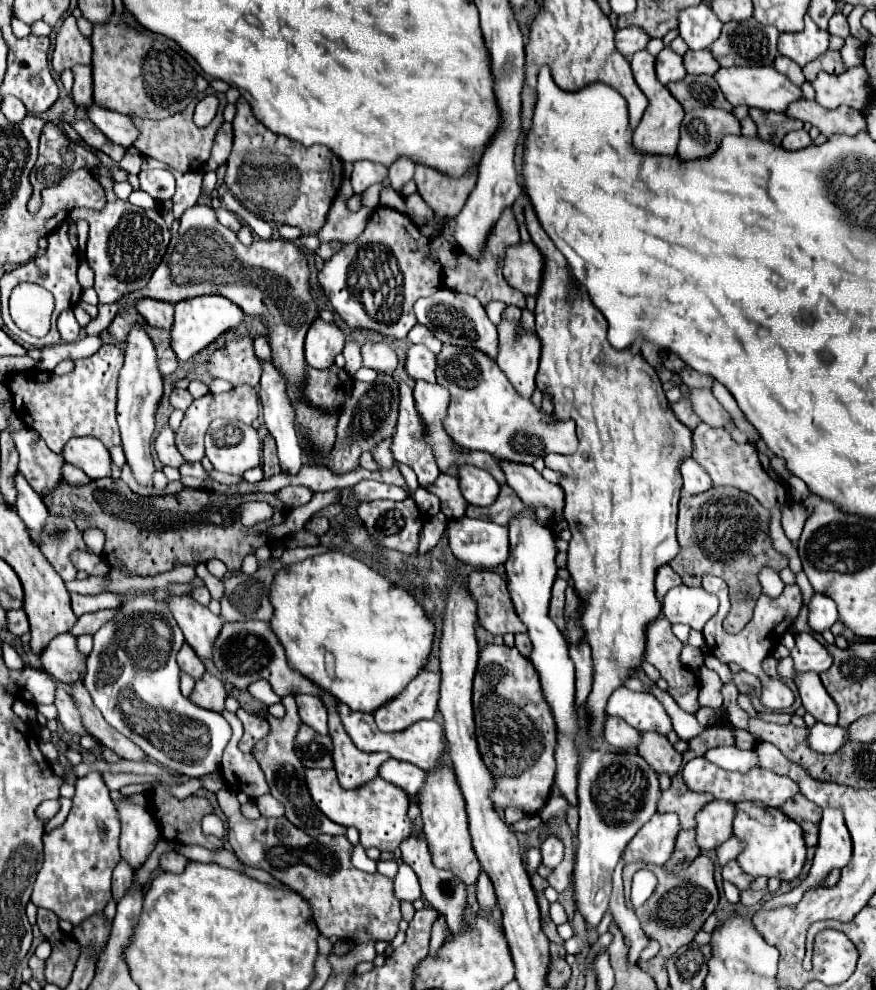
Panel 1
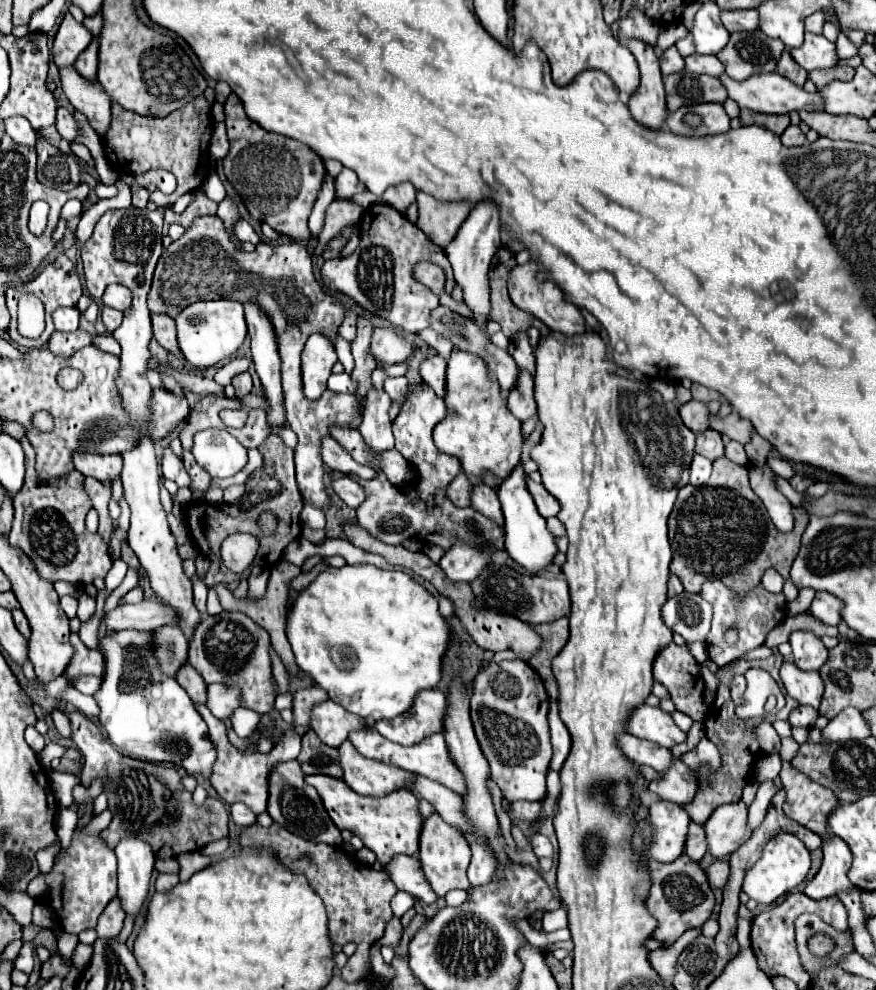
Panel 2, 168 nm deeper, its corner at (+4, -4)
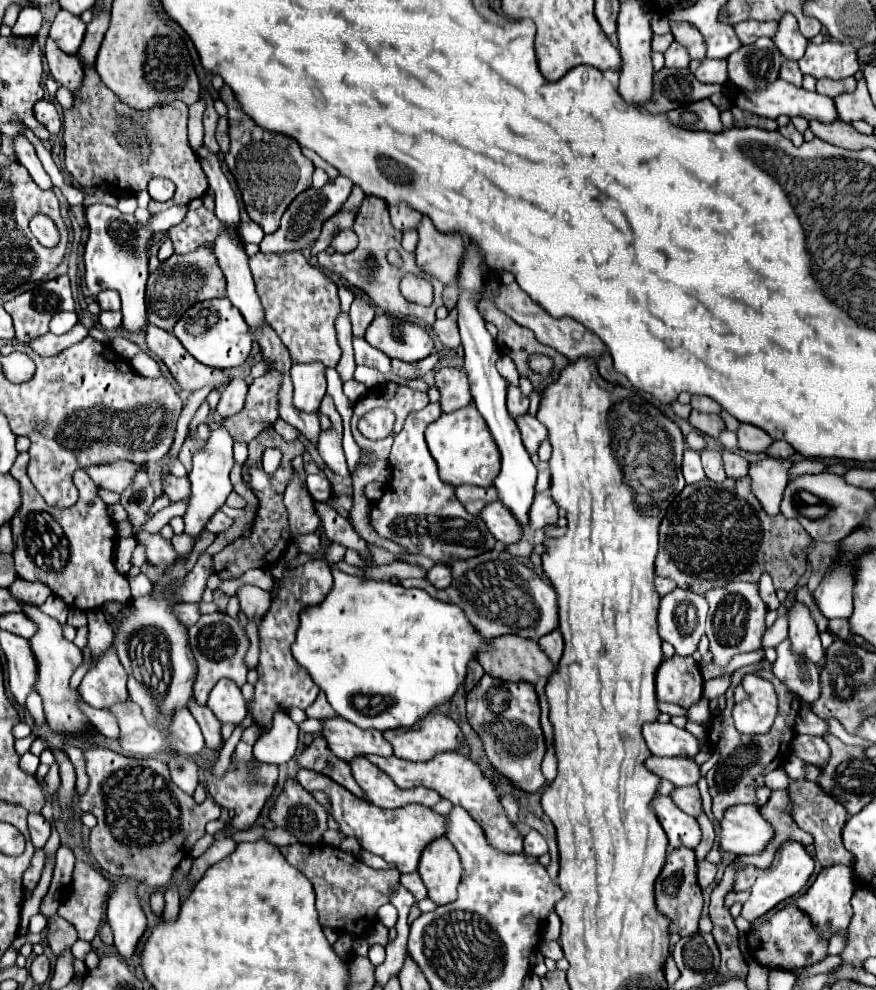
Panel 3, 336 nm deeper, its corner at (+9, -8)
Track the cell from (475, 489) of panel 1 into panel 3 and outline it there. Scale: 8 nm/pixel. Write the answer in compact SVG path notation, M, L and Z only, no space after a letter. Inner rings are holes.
M492 502L490 506L486 506L486 510L482 510L480 518L492 530L494 538L506 546L518 542L524 536L522 526L514 518L514 514L506 506L502 506L502 502Z

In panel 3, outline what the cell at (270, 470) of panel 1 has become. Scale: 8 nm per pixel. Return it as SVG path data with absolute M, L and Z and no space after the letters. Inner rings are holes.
M266 430L266 432L260 432L258 438L254 438L250 444L248 444L248 460L244 464L244 474L250 474L246 476L244 480L248 482L248 486L254 490L256 498L260 500L260 510L258 510L258 518L254 522L254 532L250 538L242 538L242 542L236 542L236 544L230 544L226 546L218 556L214 556L214 570L216 574L222 578L222 580L230 580L230 578L238 578L242 576L246 570L250 568L270 568L272 564L276 564L276 560L282 556L284 548L288 546L290 542L290 534L288 534L288 512L286 512L286 506L282 502L284 498L284 490L286 486L290 484L292 476L294 476L294 470L290 466L290 460L294 456L300 456L304 454L304 444L300 440L294 440L294 442L286 442L280 434L276 434L276 430ZM266 448L280 448L282 454L284 454L284 460L280 464L280 468L274 472L274 474L266 474L264 468L262 468L262 452Z

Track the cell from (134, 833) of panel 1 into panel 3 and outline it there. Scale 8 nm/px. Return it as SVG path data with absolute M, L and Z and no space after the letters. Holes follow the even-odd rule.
M116 884L108 900L106 922L114 932L114 948L122 958L132 958L138 940L146 932L146 916L140 908L136 888L130 884Z

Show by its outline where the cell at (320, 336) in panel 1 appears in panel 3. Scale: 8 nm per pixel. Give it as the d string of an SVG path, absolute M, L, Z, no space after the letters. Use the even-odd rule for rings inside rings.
M320 362L312 364L294 364L292 370L292 384L294 384L294 408L302 412L316 412L320 410L320 402L326 394L326 378L324 366Z

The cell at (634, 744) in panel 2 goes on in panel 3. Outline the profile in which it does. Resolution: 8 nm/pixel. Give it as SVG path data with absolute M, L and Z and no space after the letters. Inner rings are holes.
M652 756L646 760L646 766L664 780L670 780L674 786L692 786L700 780L700 766L690 758L658 758Z

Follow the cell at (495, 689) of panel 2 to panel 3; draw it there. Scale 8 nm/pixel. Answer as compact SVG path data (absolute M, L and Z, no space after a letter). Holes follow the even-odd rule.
M484 674L466 698L466 716L470 726L482 738L488 760L500 774L526 792L536 792L544 786L546 778L540 772L540 762L546 752L546 742L540 728L538 696L530 684L498 682Z

